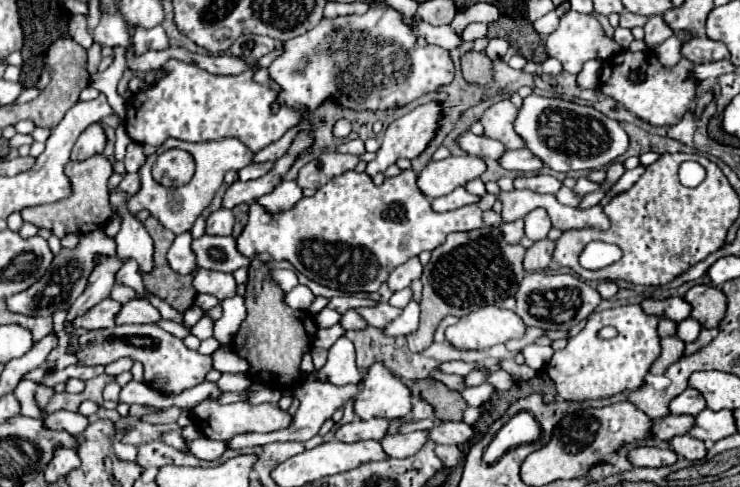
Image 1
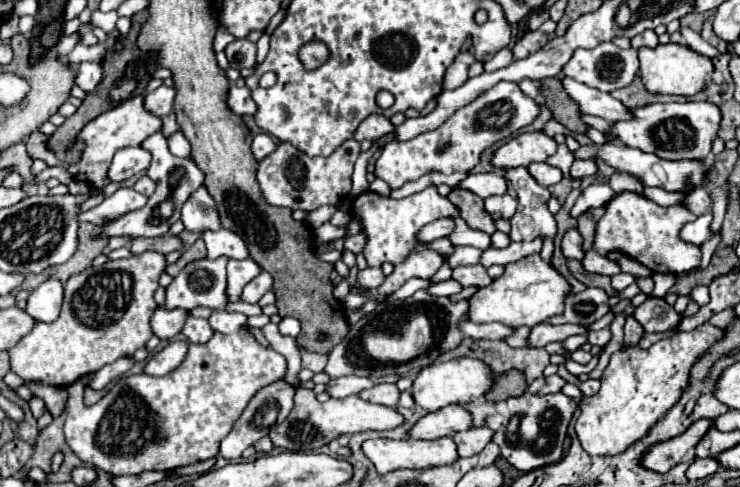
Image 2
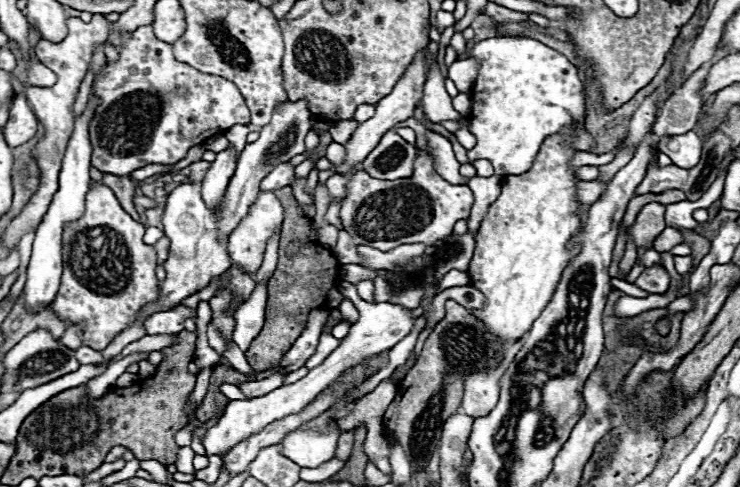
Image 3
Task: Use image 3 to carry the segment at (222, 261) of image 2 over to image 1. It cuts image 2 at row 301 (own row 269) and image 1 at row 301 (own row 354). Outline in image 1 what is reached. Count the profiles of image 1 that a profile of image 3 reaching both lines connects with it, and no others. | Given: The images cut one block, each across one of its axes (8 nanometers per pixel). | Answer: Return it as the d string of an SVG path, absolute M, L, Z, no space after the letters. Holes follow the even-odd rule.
M112 298L102 300L102 304L94 306L92 310L84 312L82 316L74 318L74 326L76 328L86 328L86 330L94 330L94 328L112 328L114 326L114 316L120 310L120 304L114 302Z

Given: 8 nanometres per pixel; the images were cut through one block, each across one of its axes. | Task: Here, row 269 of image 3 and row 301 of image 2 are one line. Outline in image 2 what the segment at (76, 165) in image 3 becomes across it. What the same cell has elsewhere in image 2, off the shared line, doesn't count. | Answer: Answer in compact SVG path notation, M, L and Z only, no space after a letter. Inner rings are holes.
M48 280L44 284L40 284L28 298L28 306L26 312L40 322L54 322L60 314L60 302L62 302L62 294L60 294L60 282L58 280Z

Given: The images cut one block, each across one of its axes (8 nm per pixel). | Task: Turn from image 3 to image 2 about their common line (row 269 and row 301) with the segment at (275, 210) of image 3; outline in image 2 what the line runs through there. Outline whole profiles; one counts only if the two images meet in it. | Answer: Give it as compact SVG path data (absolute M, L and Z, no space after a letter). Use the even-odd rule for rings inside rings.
M262 270L250 284L244 286L244 292L240 298L246 302L258 302L268 290L272 290L272 276Z

